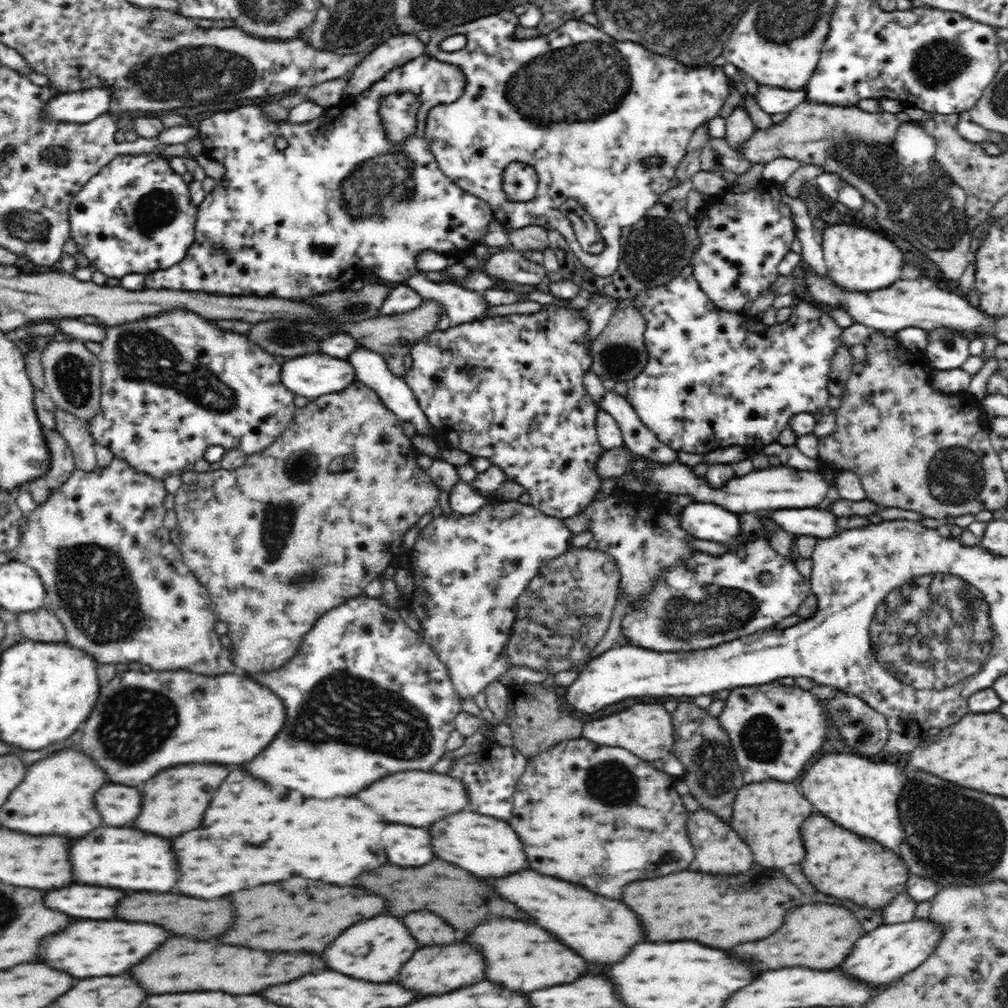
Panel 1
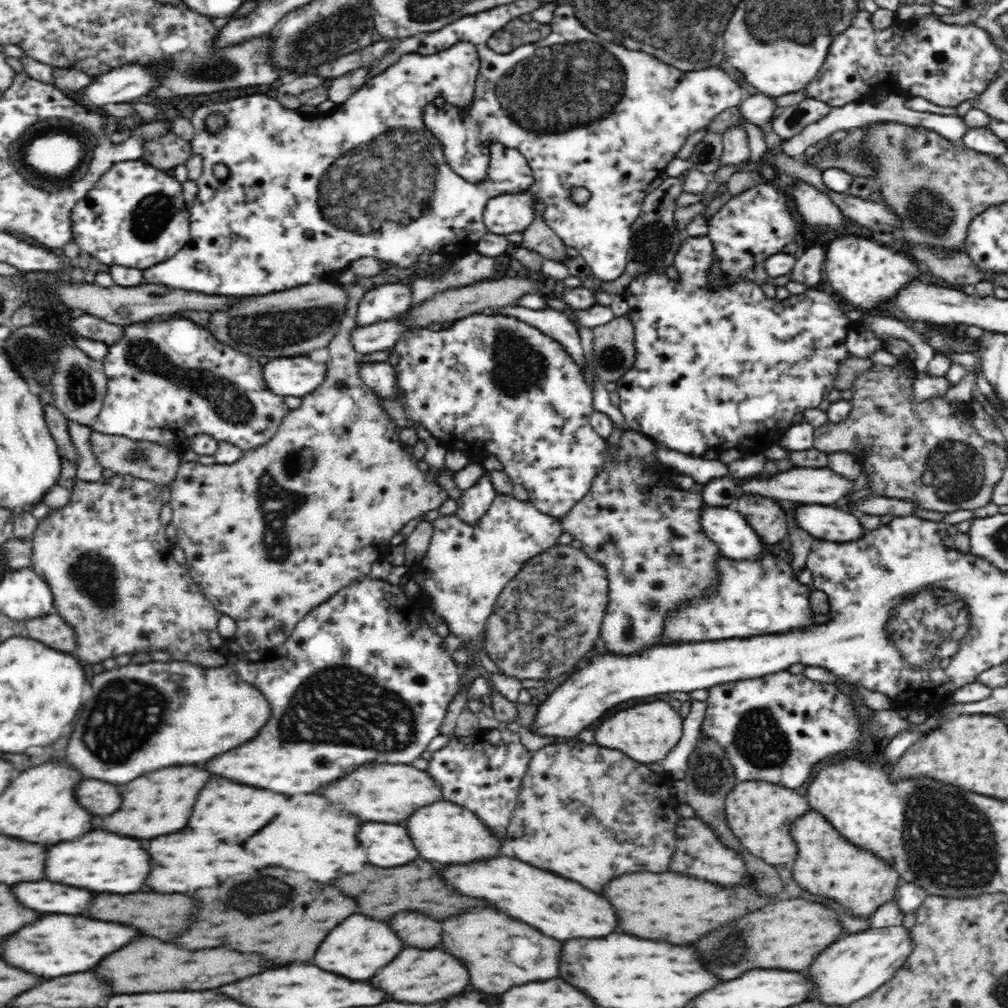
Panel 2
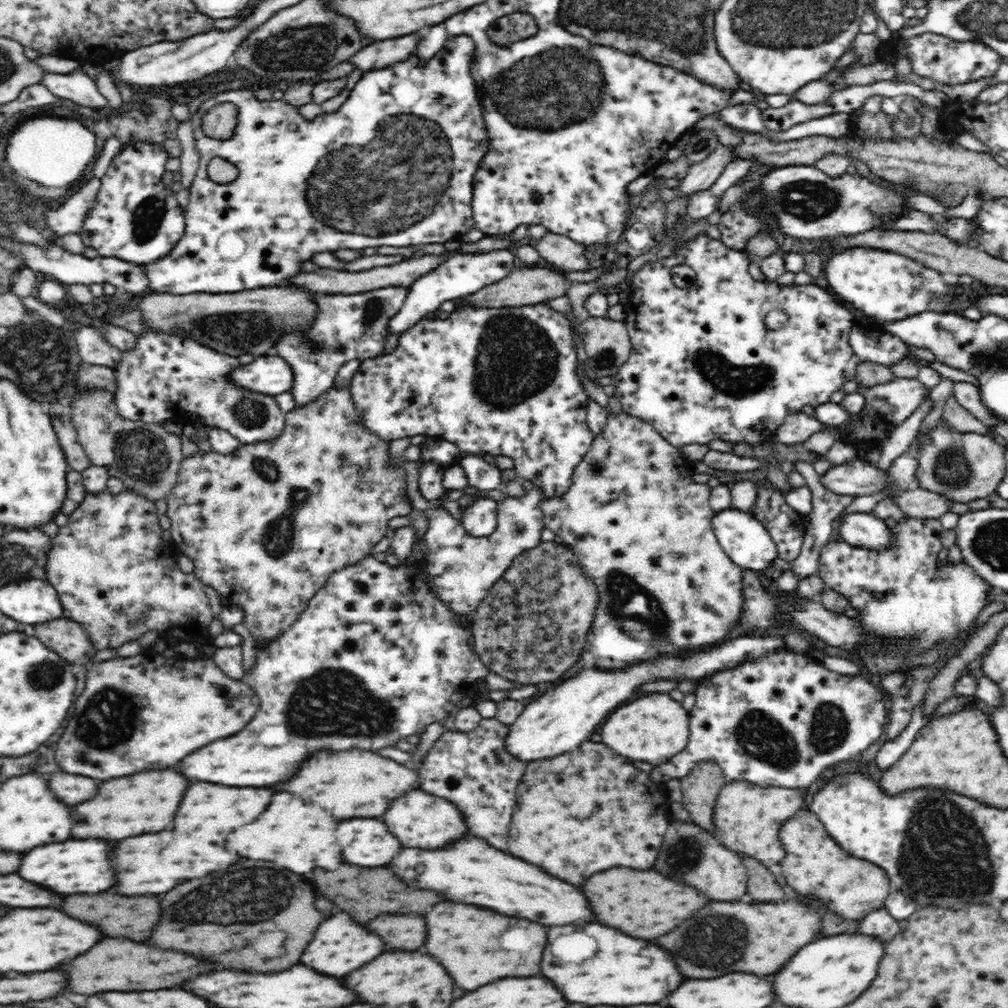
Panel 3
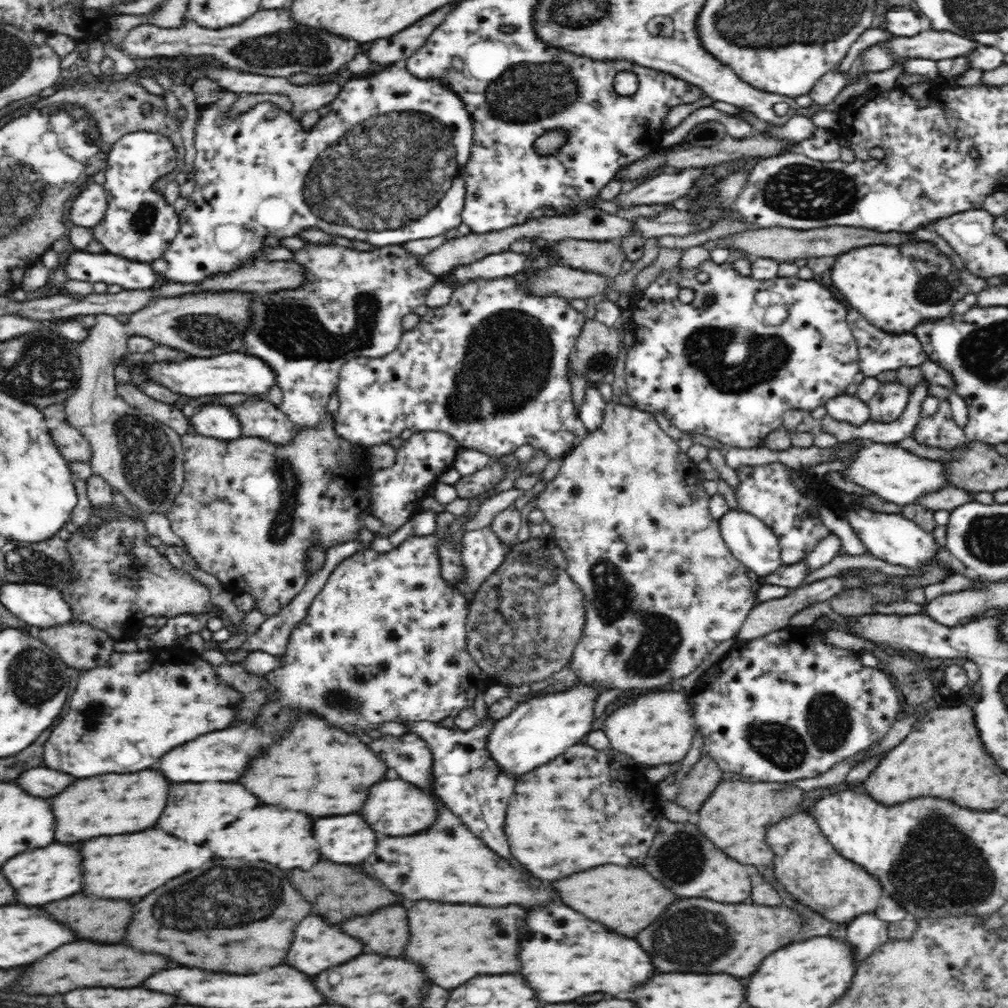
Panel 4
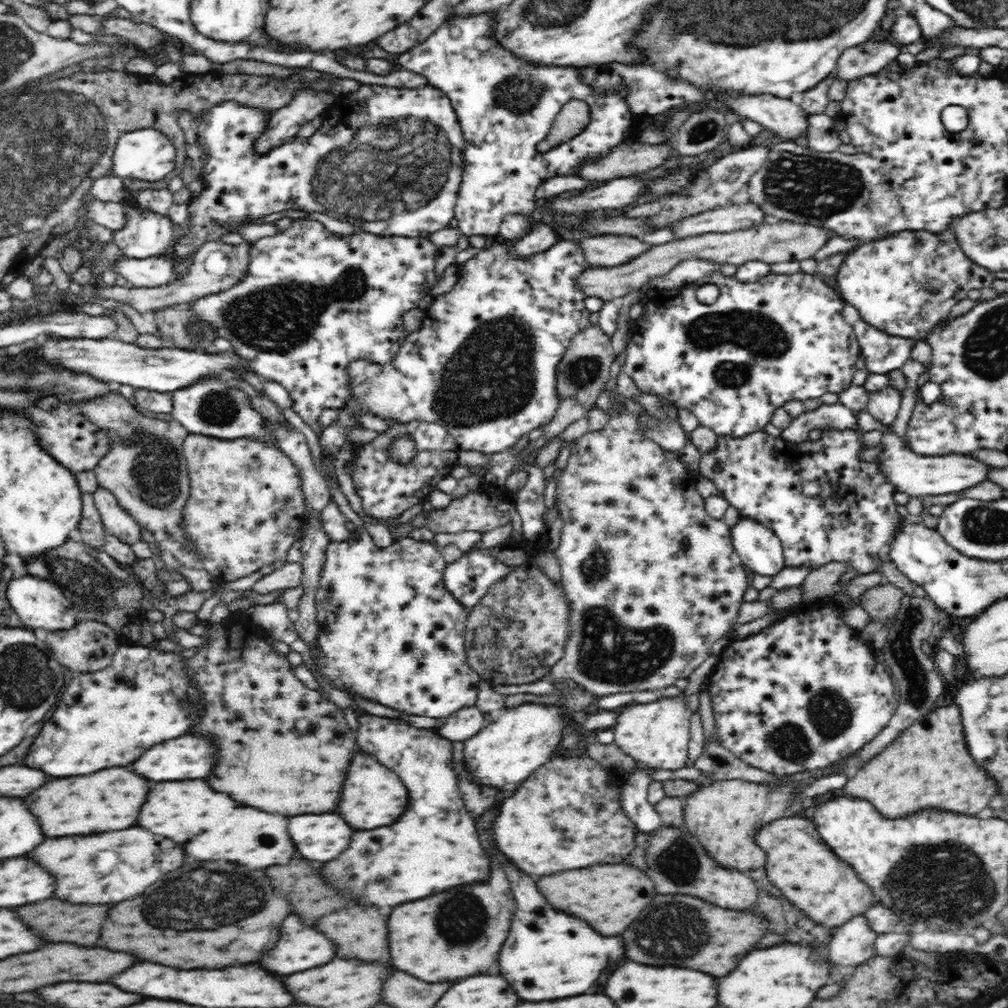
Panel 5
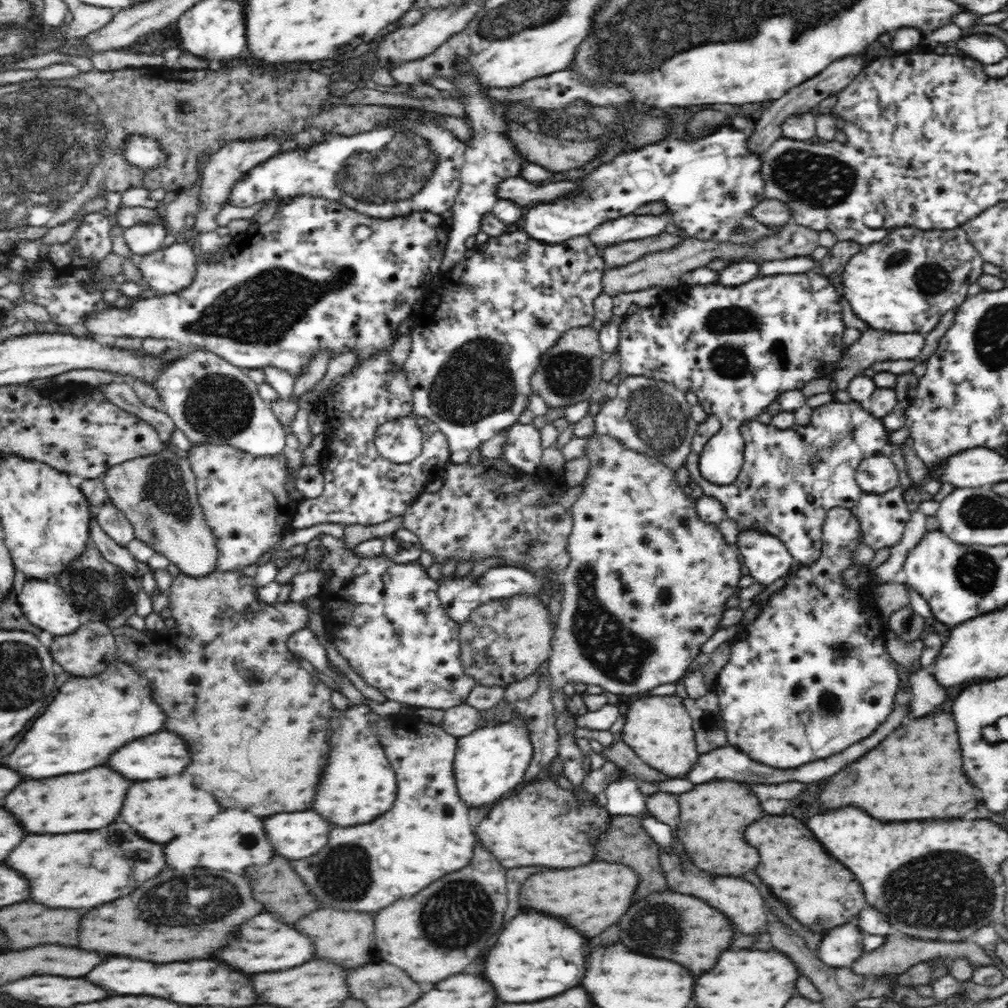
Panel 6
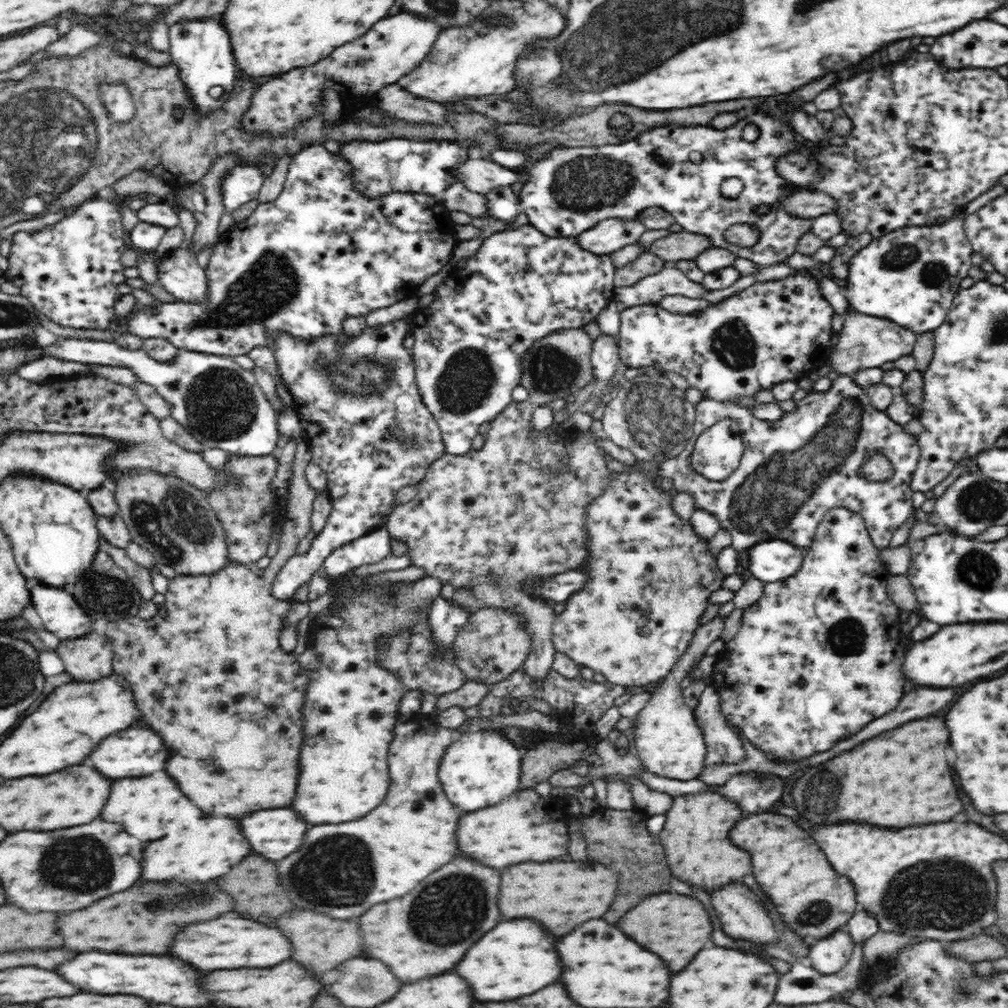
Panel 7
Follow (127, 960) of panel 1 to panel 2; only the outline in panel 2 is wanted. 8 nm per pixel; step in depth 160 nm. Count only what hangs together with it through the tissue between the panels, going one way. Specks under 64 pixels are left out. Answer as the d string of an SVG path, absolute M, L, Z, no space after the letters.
M48 914L40 918L36 924L24 926L20 932L10 936L8 942L2 946L2 958L8 964L28 970L32 974L56 978L74 972L94 970L94 966L102 958L106 958L106 954L120 950L122 946L126 946L126 942L132 942L136 936L136 930L130 930L130 926L122 926L116 922L98 922L86 916Z

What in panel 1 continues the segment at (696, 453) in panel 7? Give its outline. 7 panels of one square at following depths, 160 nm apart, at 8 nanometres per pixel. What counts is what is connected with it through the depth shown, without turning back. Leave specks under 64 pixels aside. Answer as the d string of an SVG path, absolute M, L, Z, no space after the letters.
M691 262L669 283L664 286L644 288L635 296L635 300L635 308L643 315L647 326L643 341L646 342L649 359L642 374L638 374L630 382L626 382L628 394L625 395L623 400L630 402L644 426L652 430L660 442L666 444L674 451L706 454L712 451L712 448L716 448L716 446L726 446L727 448L738 446L744 448L752 446L756 448L764 447L777 441L780 432L787 428L790 418L795 414L807 412L814 415L820 412L824 406L827 406L831 361L834 353L842 346L841 333L843 329L830 320L824 310L812 306L810 302L800 302L798 308L793 308L792 316L790 316L790 320L786 324L776 324L772 328L766 328L762 322L752 320L748 314L736 314L736 311L725 312L724 310L719 310L710 301L709 296L700 288L696 277L693 275Z

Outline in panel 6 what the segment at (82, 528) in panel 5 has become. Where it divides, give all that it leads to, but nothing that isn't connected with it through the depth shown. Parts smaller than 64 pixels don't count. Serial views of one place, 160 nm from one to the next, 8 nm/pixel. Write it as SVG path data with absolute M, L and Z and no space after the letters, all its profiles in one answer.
M92 507L90 516L90 538L89 542L92 543L101 553L102 556L112 564L119 566L131 575L137 572L136 559L132 557L126 547L121 547L117 542L108 536L97 521L97 508Z

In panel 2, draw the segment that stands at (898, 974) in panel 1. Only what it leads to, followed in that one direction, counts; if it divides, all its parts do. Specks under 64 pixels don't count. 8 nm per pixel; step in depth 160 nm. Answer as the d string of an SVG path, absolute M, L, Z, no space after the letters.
M904 925L872 928L850 934L828 946L806 970L818 984L818 1000L824 1004L846 1006L886 984L911 953L911 934Z

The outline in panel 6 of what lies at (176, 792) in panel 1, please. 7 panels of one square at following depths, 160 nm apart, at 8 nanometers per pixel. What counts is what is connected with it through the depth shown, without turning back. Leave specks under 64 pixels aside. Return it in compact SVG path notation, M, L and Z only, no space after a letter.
M96 766L80 774L22 782L4 798L4 806L22 822L24 830L32 834L70 834L78 830L98 830L102 826L110 826L110 822L116 822L128 788L130 782L124 780L122 774L114 774L114 770L108 766Z

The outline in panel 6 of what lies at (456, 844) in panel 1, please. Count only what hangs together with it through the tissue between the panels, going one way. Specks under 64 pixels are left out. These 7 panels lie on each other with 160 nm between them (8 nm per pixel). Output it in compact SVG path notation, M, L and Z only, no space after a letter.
M348 708L346 712L334 712L331 716L332 754L330 764L320 780L314 810L326 820L338 826L356 826L358 822L372 822L378 814L384 814L394 804L397 790L397 778L385 750L373 732L378 716L368 708Z

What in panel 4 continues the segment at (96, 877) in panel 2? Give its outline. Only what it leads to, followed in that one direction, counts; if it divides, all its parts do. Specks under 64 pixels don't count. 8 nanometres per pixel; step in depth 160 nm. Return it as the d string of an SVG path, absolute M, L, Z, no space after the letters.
M60 842L10 858L8 862L4 862L2 872L16 888L18 902L26 906L42 906L68 898L78 892L78 886L82 886L82 874L78 874L78 848Z

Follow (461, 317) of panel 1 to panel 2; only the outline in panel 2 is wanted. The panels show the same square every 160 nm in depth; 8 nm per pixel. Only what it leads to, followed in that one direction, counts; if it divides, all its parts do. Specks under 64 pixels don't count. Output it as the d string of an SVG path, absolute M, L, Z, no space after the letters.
M517 305L484 312L490 315L513 316L513 318L520 319L521 322L537 327L542 334L549 335L553 340L560 342L565 347L584 375L583 368L586 362L579 336L581 330L565 314L558 310L553 310L551 307L535 310Z

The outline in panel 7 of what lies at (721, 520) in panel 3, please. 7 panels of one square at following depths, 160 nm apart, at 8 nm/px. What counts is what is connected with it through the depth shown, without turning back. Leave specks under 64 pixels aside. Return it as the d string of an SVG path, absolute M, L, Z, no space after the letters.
M782 539L757 542L748 551L748 576L762 583L772 583L793 577L801 568L804 549Z

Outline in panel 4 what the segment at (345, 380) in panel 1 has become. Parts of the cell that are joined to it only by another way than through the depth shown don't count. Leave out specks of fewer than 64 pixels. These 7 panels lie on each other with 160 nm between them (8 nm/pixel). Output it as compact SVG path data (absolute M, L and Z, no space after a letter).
M226 352L212 358L188 357L175 363L173 360L155 360L154 363L142 363L134 360L134 372L140 372L150 380L166 386L178 395L192 397L219 394L244 394L248 397L265 396L272 386L277 385L274 370L266 361L252 354L234 354Z

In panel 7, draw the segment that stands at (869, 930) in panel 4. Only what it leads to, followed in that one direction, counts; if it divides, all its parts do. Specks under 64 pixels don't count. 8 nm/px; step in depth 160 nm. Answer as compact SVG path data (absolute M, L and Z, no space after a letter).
M844 928L813 941L809 950L814 970L823 975L837 973L848 962L855 942Z

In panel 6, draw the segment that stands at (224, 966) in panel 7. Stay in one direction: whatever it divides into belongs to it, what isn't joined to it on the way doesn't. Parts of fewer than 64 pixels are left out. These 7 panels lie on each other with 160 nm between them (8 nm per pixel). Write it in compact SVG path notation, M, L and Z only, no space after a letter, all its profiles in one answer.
M260 914L250 922L242 924L240 932L230 940L230 946L226 946L218 954L220 962L226 962L232 968L238 968L240 972L246 974L288 970L290 966L300 966L302 962L308 962L312 958L314 958L314 946L310 946L310 938L306 938L302 932L294 930L292 926L284 924L274 914Z

